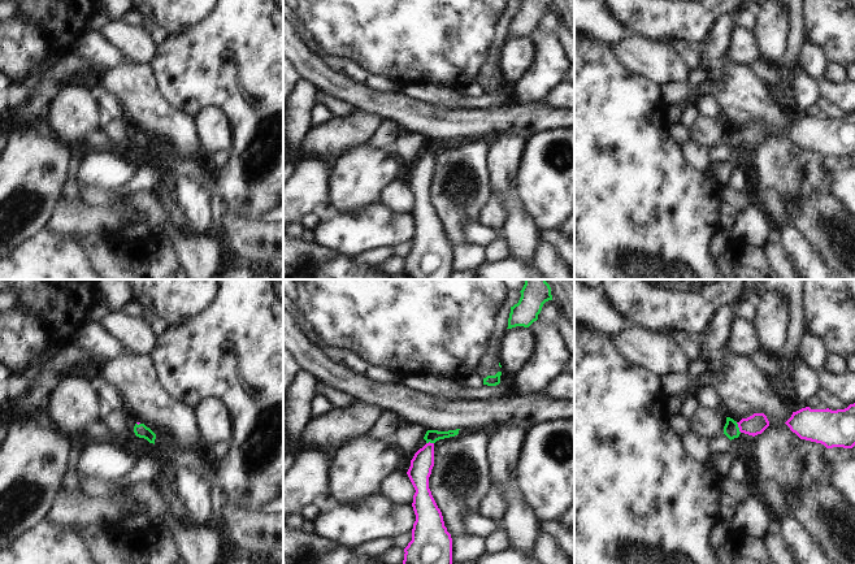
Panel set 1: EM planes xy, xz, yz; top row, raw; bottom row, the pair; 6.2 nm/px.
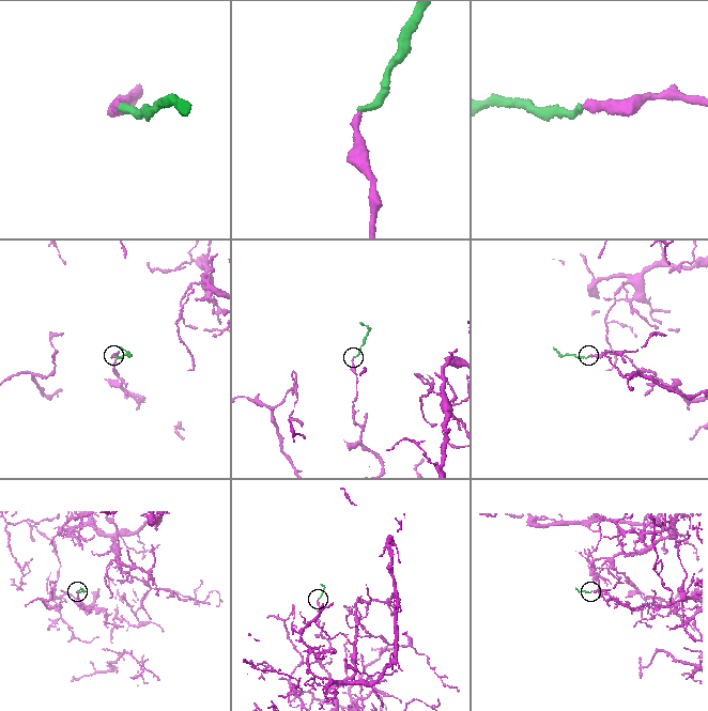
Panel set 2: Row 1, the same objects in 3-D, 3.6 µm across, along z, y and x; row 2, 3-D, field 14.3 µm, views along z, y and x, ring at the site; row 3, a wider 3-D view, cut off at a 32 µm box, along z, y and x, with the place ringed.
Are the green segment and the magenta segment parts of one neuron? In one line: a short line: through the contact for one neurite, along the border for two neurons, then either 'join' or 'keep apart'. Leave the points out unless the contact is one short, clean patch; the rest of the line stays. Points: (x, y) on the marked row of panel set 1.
line yz (730, 429), (738, 428), (758, 422); join

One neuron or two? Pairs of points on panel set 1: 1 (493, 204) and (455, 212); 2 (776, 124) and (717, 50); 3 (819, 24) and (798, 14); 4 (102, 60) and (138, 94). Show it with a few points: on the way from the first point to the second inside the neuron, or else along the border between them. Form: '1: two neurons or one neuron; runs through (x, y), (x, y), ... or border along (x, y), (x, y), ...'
1: two neurons; border along (491, 191), (476, 218)
2: one neuron; runs through (760, 105), (723, 68)
3: two neurons; border along (803, 13), (803, 30), (807, 38)
4: two neurons; border along (126, 59), (96, 74)

